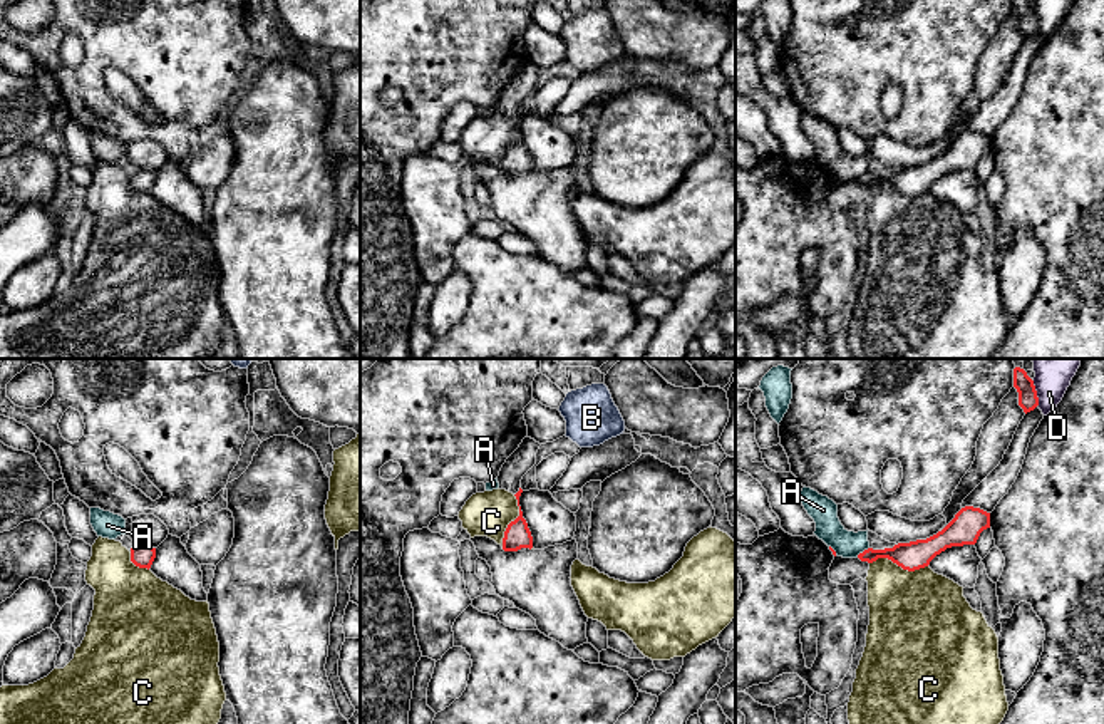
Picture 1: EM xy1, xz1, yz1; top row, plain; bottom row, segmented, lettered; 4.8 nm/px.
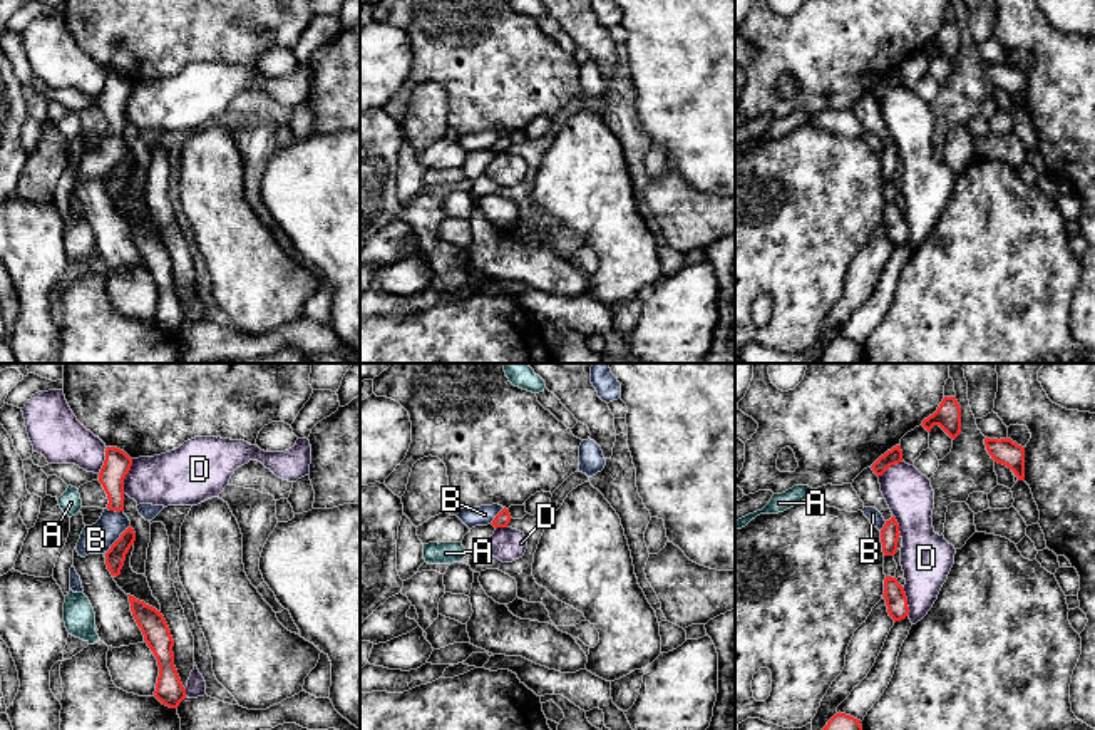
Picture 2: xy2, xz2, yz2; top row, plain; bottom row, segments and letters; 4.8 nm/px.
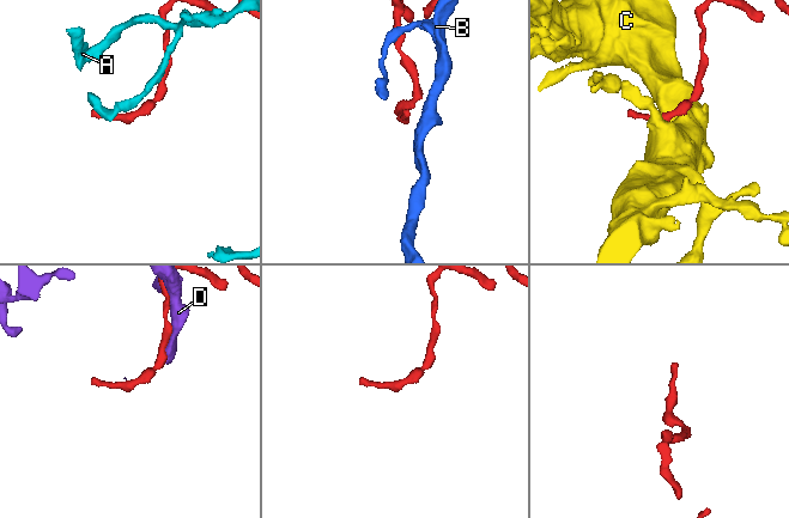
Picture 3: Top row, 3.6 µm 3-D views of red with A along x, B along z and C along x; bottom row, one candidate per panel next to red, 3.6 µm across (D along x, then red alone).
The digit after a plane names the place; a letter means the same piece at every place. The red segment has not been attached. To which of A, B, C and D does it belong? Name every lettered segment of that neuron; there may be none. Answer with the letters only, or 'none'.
A

